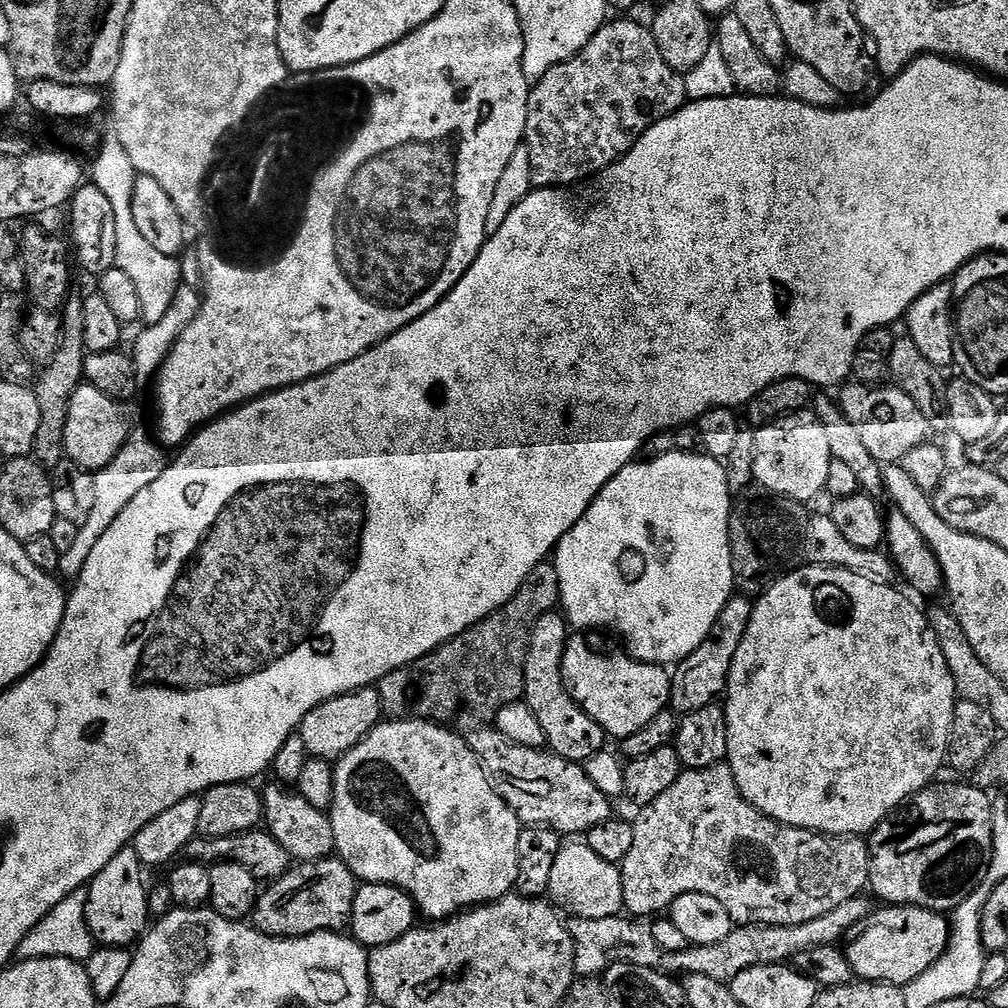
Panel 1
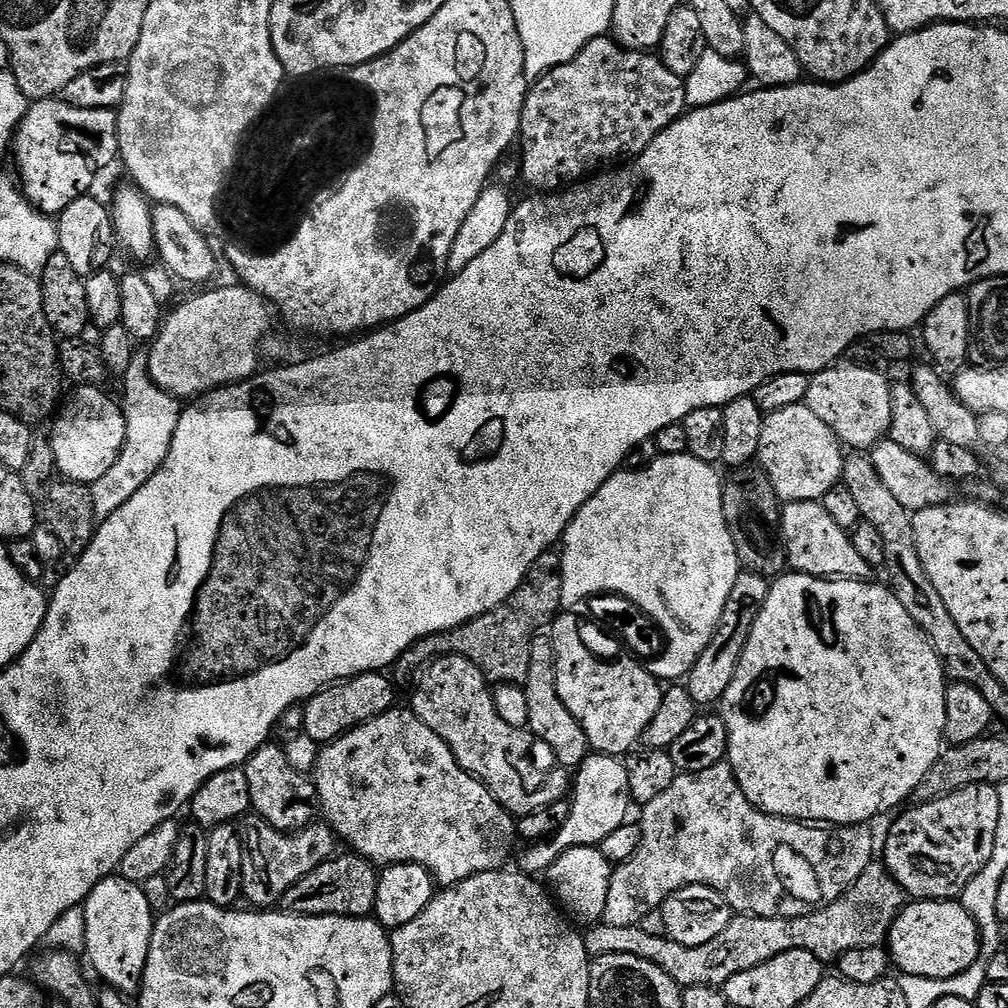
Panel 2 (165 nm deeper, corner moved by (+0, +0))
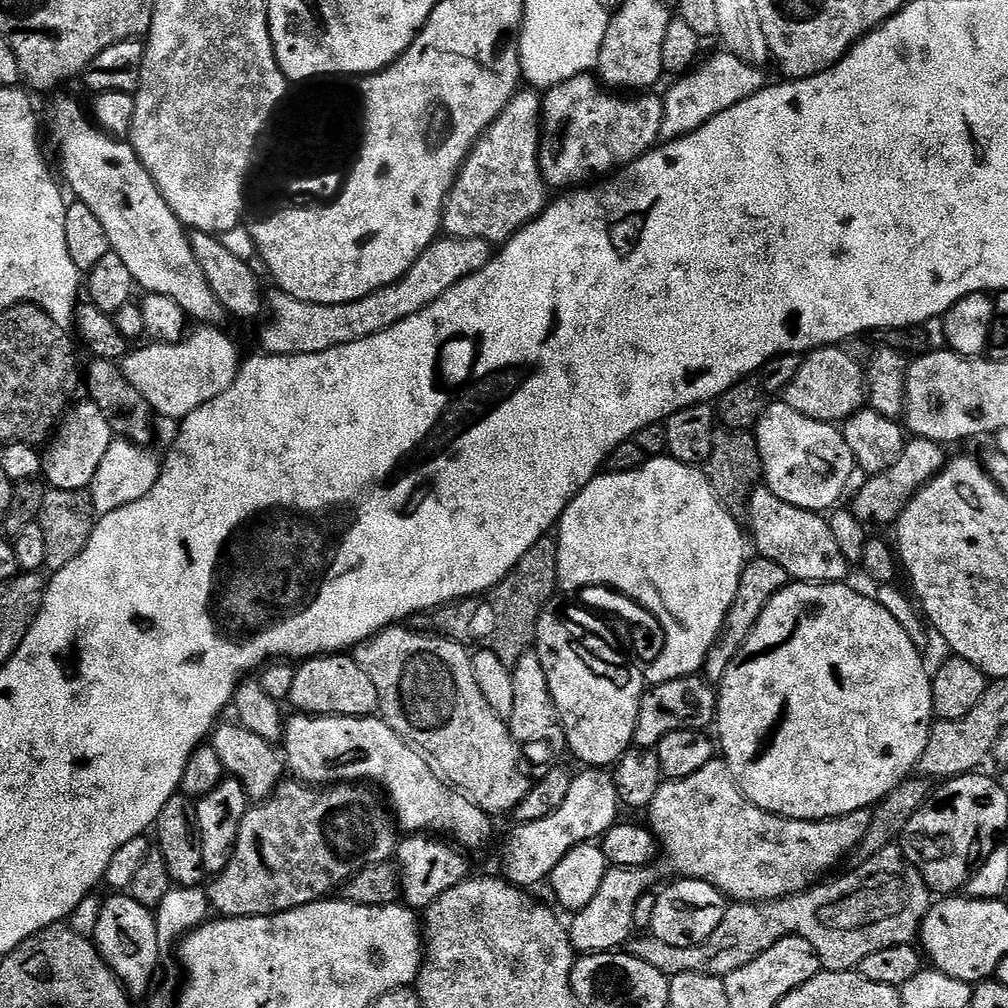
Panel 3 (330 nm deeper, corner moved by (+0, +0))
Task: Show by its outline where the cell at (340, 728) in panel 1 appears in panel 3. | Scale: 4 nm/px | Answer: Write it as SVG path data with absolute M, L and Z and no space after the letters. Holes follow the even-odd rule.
M329 654L327 656L313 656L305 660L296 668L294 687L287 698L289 705L296 707L297 713L306 716L375 716L380 711L378 689L374 682L366 675L366 670L358 666L358 662L348 654Z

